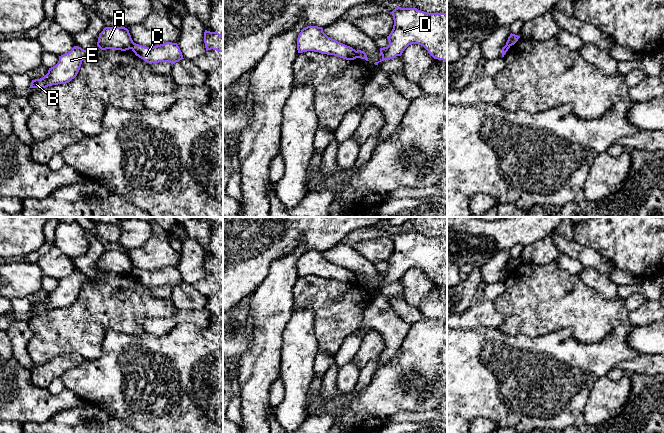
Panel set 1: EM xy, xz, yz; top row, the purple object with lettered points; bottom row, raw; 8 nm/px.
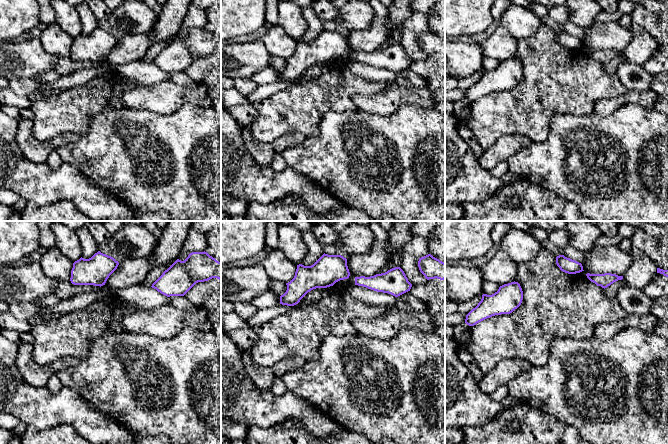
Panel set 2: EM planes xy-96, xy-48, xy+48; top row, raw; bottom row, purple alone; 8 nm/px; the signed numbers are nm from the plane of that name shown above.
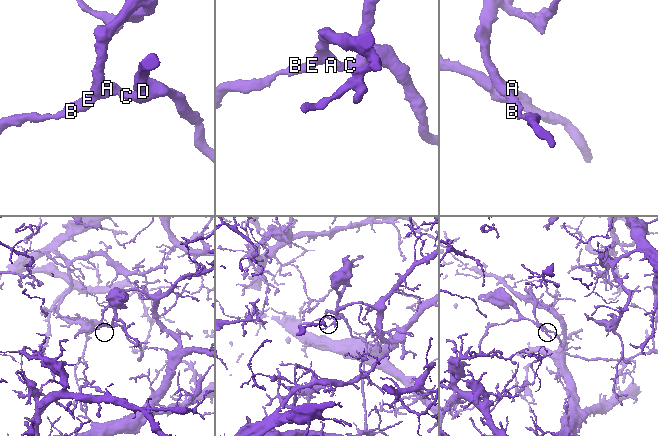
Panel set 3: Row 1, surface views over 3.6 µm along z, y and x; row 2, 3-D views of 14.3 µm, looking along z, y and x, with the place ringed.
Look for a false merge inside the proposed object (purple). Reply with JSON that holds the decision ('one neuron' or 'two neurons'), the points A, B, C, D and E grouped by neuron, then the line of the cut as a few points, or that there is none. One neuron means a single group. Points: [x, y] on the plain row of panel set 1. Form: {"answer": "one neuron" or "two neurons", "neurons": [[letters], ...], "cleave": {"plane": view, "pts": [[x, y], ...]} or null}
{"answer": "two neurons", "neurons": [["A", "B", "E"], ["C", "D"]], "cleave": {"plane": "xz", "pts": [[355, 275], [358, 281]]}}

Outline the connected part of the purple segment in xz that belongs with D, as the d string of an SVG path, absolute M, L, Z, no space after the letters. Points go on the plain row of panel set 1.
M399 230L390 237L393 240L394 249L391 257L387 260L389 269L380 272L382 283L375 286L375 289L378 289L381 285L401 280L403 275L411 268L423 270L434 283L443 284L447 287L446 237L428 237L417 232L401 232Z

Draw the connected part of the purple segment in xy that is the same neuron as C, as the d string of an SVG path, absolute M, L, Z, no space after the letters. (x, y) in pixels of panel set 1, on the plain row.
M166 266L153 271L145 271L134 267L131 273L136 280L149 288L170 286L173 289L184 283L178 268L172 266Z

